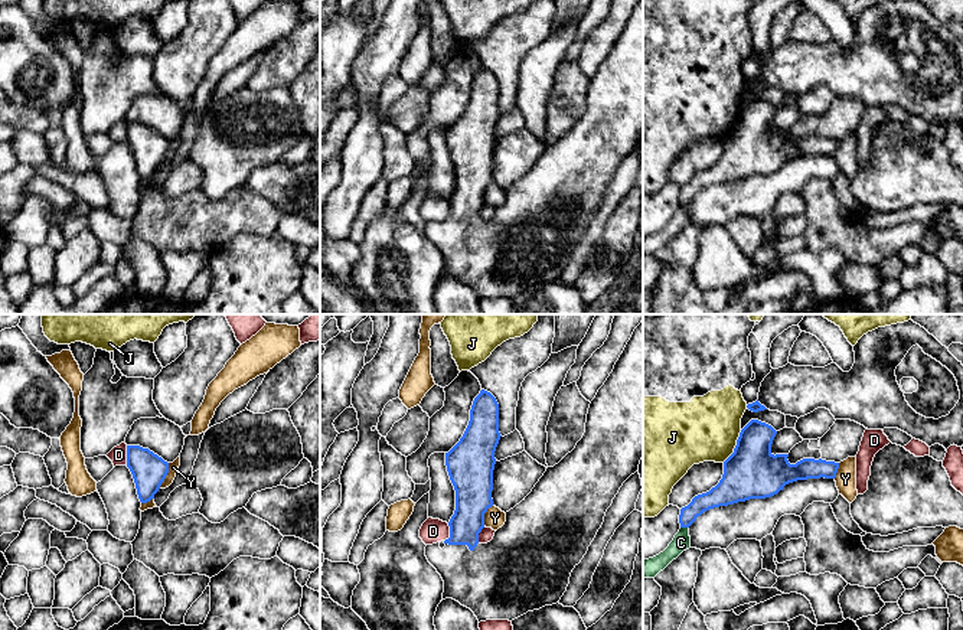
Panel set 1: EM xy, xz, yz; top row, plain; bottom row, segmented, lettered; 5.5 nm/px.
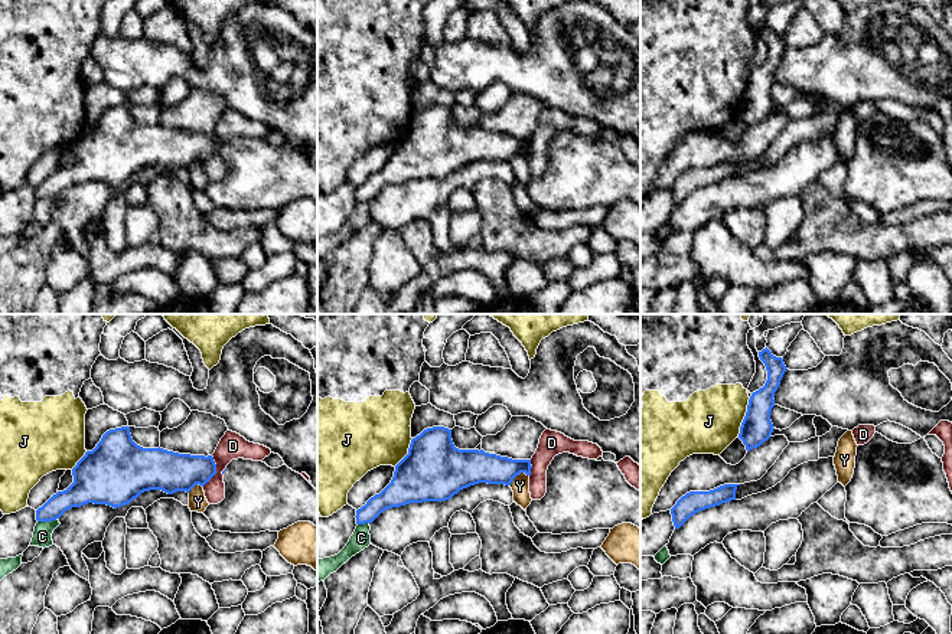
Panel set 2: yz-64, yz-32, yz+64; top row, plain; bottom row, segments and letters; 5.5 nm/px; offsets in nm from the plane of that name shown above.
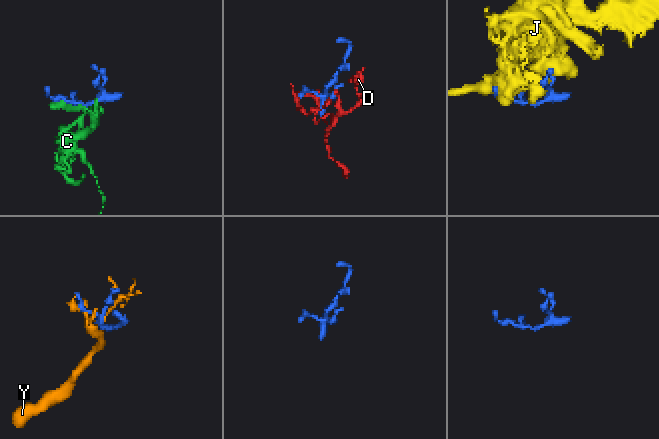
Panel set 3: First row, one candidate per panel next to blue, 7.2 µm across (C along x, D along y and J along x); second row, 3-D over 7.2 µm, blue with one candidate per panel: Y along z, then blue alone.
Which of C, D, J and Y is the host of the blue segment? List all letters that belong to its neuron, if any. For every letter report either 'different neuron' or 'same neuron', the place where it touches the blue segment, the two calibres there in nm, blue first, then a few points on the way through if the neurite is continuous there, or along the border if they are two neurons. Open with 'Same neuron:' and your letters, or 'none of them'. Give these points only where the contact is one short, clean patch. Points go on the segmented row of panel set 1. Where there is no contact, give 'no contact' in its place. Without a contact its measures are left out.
Same neuron: none of them
C: different neuron | yz (685, 526) | 110/100 nm
D: different neuron | xz (450, 532) | 200/140 nm
J: different neuron | yz (735, 446) | 300/360 nm
Y: different neuron | xy (166, 475) | 200/60 nm

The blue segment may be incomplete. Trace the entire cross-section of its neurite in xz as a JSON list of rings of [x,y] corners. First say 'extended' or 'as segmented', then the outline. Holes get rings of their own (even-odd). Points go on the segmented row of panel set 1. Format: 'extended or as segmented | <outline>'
extended | [[[643,320],[634,329],[613,372],[591,401],[585,432],[575,448],[558,464],[548,467],[532,492],[513,509],[506,512],[506,522],[494,532],[487,544],[479,542],[484,528],[484,513],[493,506],[494,451],[500,440],[499,404],[496,398],[482,389],[470,409],[469,425],[460,441],[445,453],[445,466],[456,490],[456,510],[451,516],[450,538],[425,546],[428,562],[444,581],[443,600],[453,598],[470,608],[479,623],[486,620],[515,620],[528,611],[559,603],[567,591],[572,569],[581,562],[604,522],[607,509],[623,483],[639,470],[643,458]]]

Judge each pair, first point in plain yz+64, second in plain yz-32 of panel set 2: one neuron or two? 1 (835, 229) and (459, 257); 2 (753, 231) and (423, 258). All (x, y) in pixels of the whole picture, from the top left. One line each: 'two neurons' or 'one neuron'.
1: two neurons
2: one neuron

